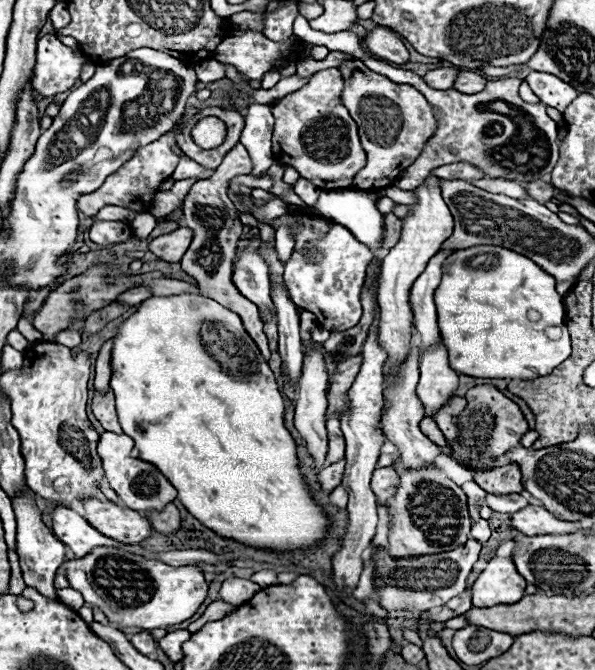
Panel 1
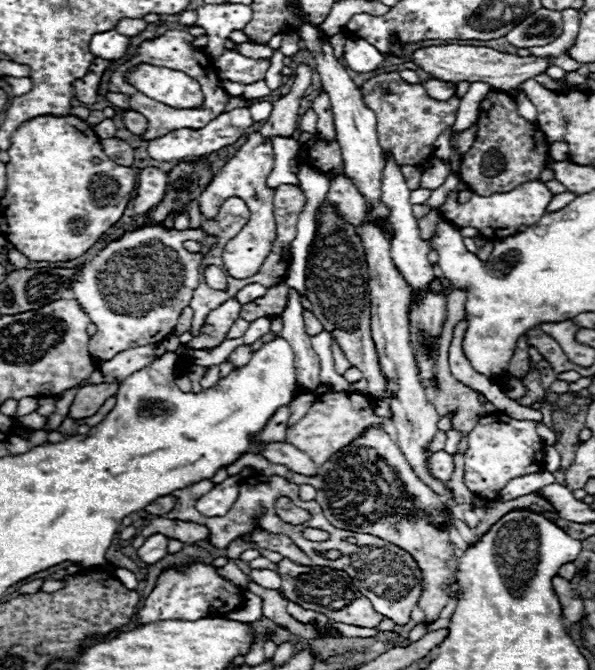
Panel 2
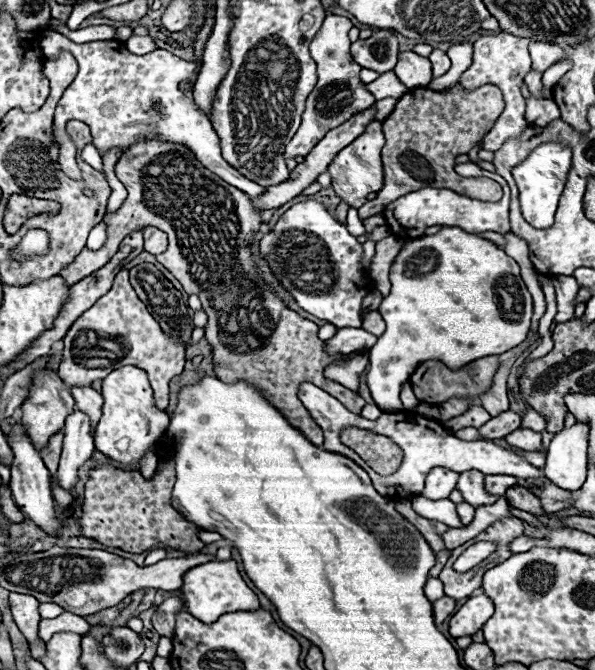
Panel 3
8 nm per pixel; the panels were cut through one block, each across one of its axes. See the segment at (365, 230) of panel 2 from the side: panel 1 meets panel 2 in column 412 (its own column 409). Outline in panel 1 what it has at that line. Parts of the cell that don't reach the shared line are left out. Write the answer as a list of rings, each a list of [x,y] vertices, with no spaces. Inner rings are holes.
[[[412,338],[412,348],[410,354],[406,358],[406,362],[400,366],[396,380],[388,384],[388,388],[384,390],[384,398],[386,398],[386,412],[382,416],[382,428],[386,438],[400,450],[400,460],[404,464],[404,468],[408,470],[420,470],[426,464],[434,466],[434,460],[442,454],[440,448],[430,442],[418,428],[420,420],[424,418],[424,410],[422,410],[422,402],[416,396],[416,384],[419,381],[419,363],[420,351],[416,348],[416,338]]]

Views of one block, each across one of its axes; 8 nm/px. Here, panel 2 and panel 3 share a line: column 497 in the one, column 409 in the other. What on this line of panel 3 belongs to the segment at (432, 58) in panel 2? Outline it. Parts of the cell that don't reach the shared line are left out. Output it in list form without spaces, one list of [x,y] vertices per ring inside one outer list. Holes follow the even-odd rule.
[[[400,52],[398,56],[398,64],[394,68],[398,80],[406,86],[406,88],[420,88],[420,86],[428,86],[432,80],[432,66],[428,58],[418,56],[416,52]]]

